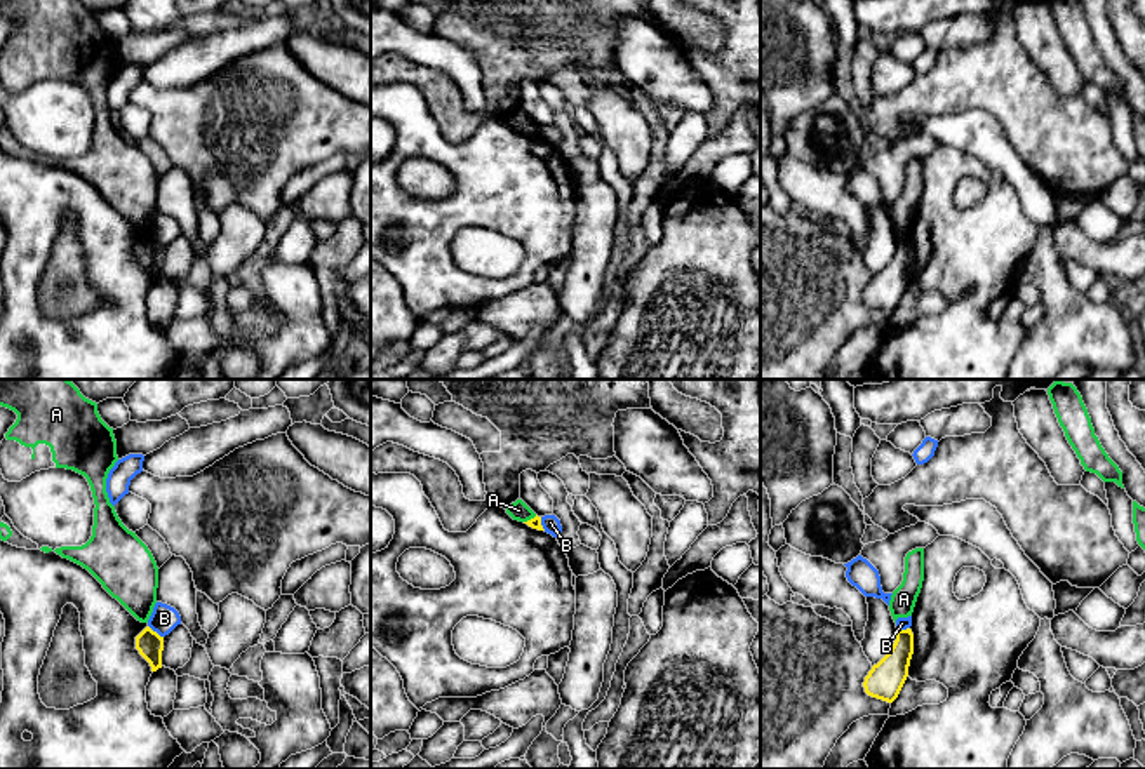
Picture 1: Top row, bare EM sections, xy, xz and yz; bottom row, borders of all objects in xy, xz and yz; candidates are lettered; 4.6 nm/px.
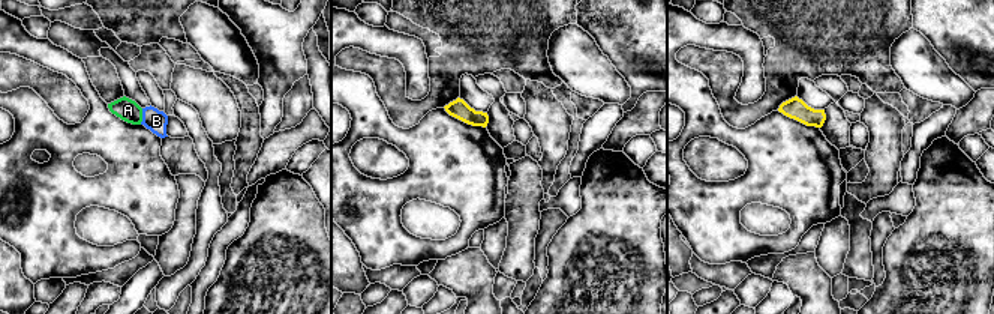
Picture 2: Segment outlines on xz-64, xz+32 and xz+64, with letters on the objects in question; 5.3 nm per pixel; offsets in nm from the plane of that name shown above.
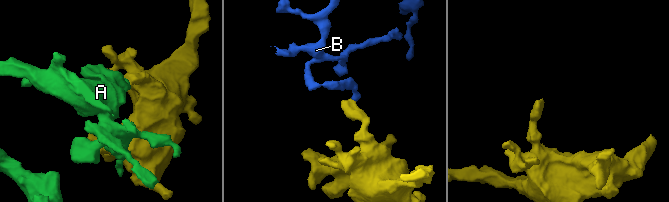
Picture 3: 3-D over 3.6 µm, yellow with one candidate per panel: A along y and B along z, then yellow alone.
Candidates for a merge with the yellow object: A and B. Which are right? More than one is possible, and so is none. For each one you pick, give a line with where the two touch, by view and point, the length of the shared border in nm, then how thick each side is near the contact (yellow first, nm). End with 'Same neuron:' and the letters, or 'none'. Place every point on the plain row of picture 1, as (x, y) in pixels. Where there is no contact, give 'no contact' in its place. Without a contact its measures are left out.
Same neuron: none

